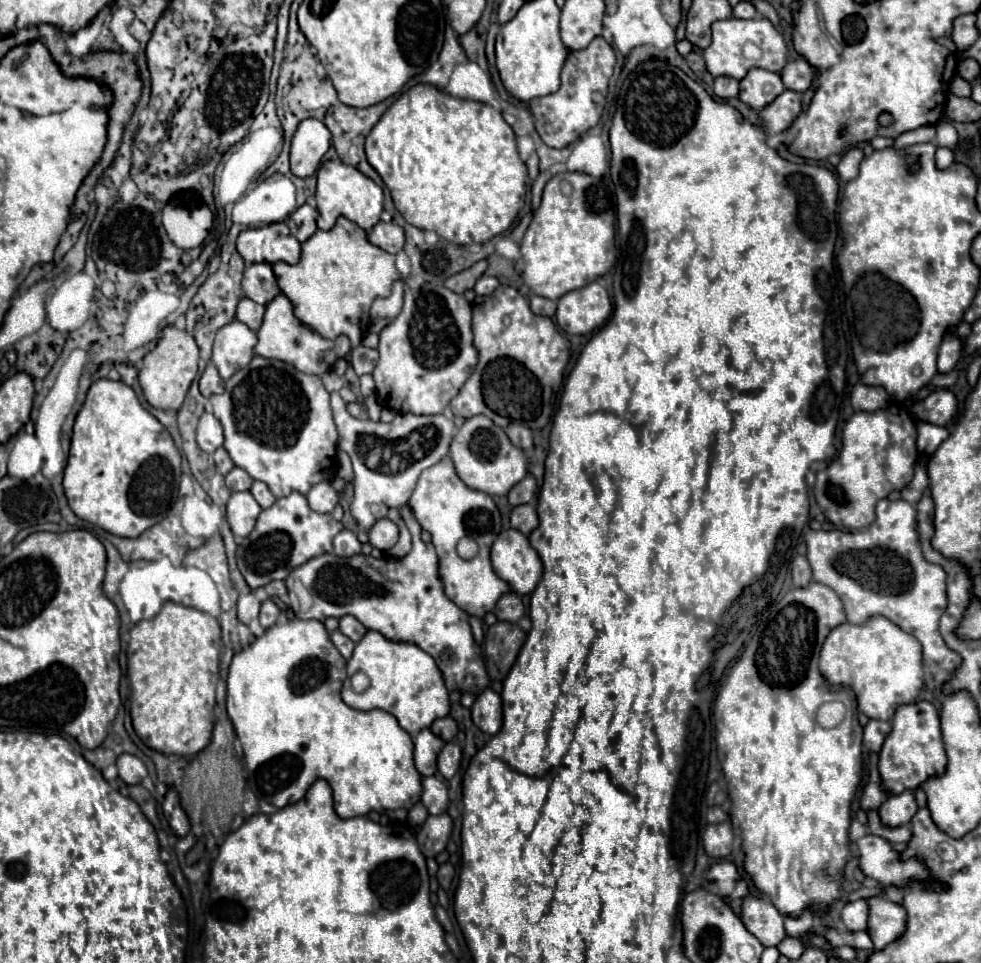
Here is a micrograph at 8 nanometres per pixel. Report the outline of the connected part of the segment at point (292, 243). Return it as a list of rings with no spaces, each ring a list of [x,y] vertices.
[[[277,222],[263,228],[243,230],[237,238],[237,252],[245,262],[287,262],[297,264],[301,258],[301,244],[291,236],[287,224]]]

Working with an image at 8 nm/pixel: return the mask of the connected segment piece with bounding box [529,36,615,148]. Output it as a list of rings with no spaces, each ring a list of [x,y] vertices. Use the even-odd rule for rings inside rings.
[[[597,36],[585,50],[569,52],[561,72],[561,88],[553,94],[529,102],[531,114],[535,118],[535,128],[547,146],[565,148],[599,122],[613,68],[615,52],[601,36]]]

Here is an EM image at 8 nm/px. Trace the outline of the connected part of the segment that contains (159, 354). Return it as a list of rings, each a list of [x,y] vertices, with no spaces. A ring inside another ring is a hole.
[[[167,326],[163,330],[163,336],[157,342],[155,350],[149,352],[141,362],[141,370],[139,370],[141,380],[139,382],[143,382],[141,388],[145,392],[147,402],[161,410],[177,410],[181,406],[193,378],[197,376],[197,360],[199,360],[199,348],[197,348],[193,336],[189,336],[187,330],[177,330],[175,326]],[[171,368],[183,368],[183,376],[179,370],[171,370]]]

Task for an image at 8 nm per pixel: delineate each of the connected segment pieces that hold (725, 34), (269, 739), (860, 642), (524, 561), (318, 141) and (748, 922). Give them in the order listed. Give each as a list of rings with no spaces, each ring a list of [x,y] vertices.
[[[727,18],[715,22],[711,26],[711,32],[713,32],[713,42],[709,48],[703,50],[703,60],[713,76],[731,76],[741,80],[751,68],[765,68],[771,72],[779,72],[787,62],[785,40],[767,18],[753,18],[753,20]]]
[[[289,618],[281,624],[273,624],[273,628],[267,628],[263,636],[255,638],[255,642],[241,650],[239,654],[233,656],[233,662],[229,666],[229,678],[226,680],[227,697],[226,697],[226,709],[229,712],[229,718],[235,726],[235,732],[241,740],[241,746],[243,746],[243,752],[245,752],[245,764],[247,764],[247,770],[249,770],[249,788],[255,792],[255,796],[259,800],[265,800],[277,808],[283,808],[287,804],[295,804],[299,802],[307,788],[315,782],[315,778],[323,778],[331,784],[333,788],[333,798],[335,798],[335,808],[337,808],[337,814],[341,818],[355,818],[355,816],[363,816],[363,814],[369,814],[371,810],[377,810],[377,812],[387,812],[393,820],[405,820],[407,812],[411,810],[413,804],[419,802],[421,798],[421,774],[417,772],[415,764],[413,764],[413,740],[411,736],[397,724],[397,718],[385,710],[355,710],[351,706],[347,706],[343,700],[341,700],[341,684],[343,684],[343,678],[347,678],[347,660],[337,652],[337,648],[333,646],[331,638],[329,638],[329,632],[325,630],[323,622],[319,620],[299,620],[299,618]]]
[[[875,616],[863,626],[845,622],[825,638],[819,654],[819,670],[829,684],[853,688],[859,712],[869,718],[891,720],[897,706],[915,702],[923,686],[921,644],[883,616]]]
[[[503,530],[491,548],[493,570],[513,592],[529,594],[541,578],[541,560],[531,548],[529,538],[517,530]]]
[[[303,120],[291,140],[291,172],[299,178],[315,174],[323,154],[331,146],[331,132],[321,120]]]
[[[743,898],[741,902],[741,922],[745,928],[763,944],[777,946],[785,938],[783,916],[765,898]]]

